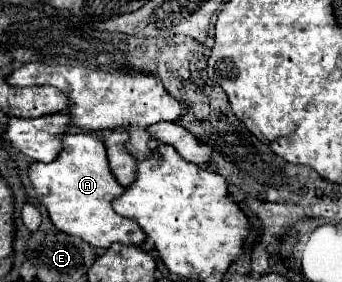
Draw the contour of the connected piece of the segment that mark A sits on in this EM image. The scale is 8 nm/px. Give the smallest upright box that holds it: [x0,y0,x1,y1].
[29,134,147,248]

